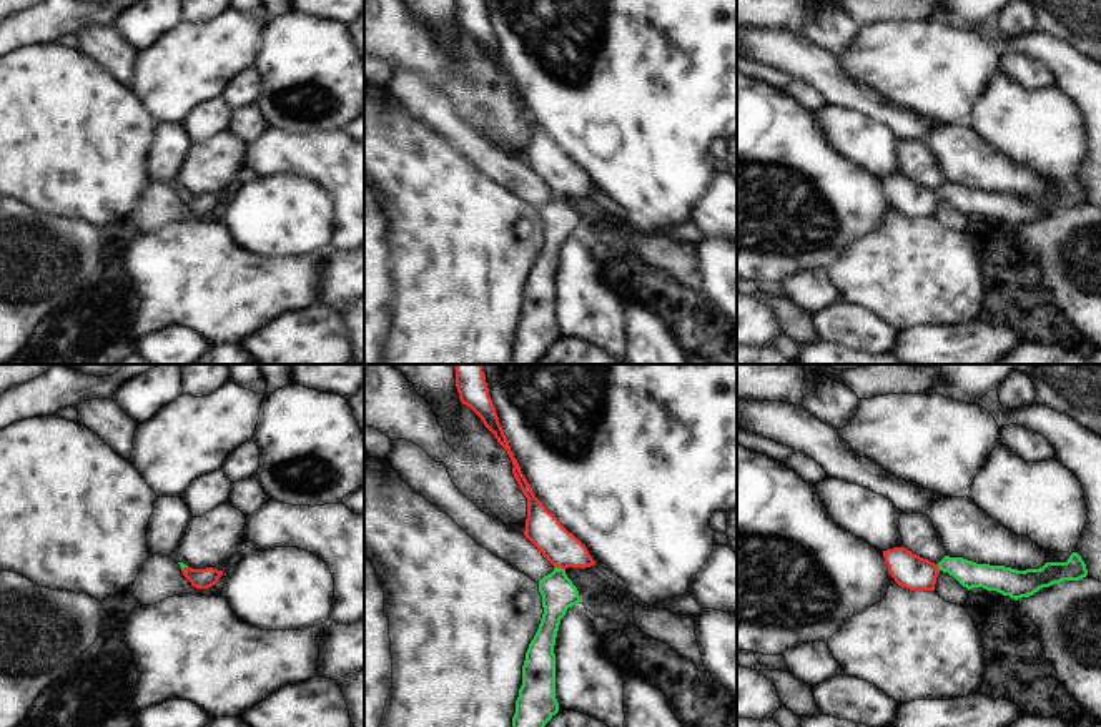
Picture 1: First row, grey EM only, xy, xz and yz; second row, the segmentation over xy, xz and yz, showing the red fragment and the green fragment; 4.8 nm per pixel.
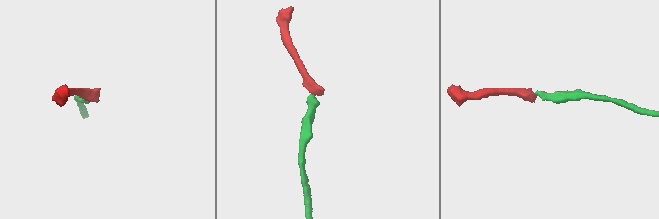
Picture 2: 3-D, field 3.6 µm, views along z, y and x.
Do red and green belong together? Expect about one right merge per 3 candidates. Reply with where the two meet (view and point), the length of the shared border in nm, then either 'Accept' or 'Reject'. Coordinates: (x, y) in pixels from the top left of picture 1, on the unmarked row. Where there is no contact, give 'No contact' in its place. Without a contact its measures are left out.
Touches red at xz (559, 193). Shared border 60 nm. Accept

